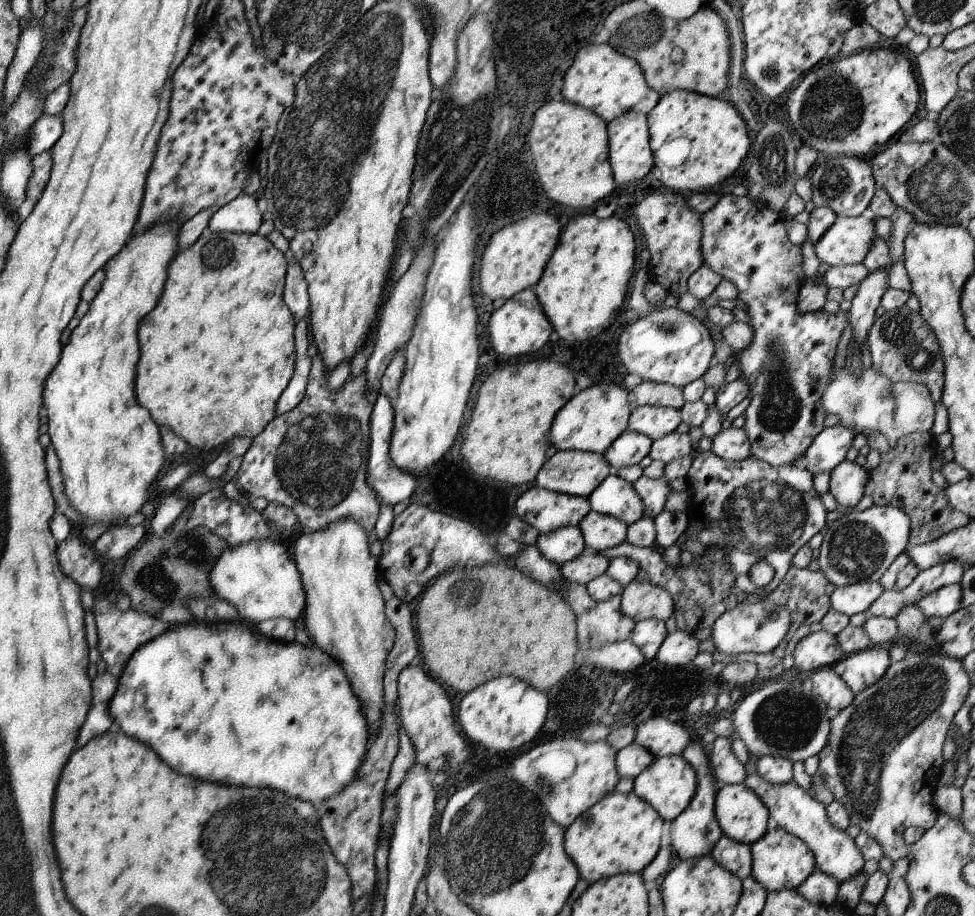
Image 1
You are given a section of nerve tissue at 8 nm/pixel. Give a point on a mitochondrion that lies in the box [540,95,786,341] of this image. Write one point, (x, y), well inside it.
(667, 329)

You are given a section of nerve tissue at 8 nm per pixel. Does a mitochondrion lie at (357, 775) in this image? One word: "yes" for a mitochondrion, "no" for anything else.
no

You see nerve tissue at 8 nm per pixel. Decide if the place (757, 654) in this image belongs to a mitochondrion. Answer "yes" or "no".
no

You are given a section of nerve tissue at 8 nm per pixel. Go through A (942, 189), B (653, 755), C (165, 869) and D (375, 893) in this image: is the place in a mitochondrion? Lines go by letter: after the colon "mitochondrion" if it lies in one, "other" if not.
A: mitochondrion
B: other
C: other
D: other

